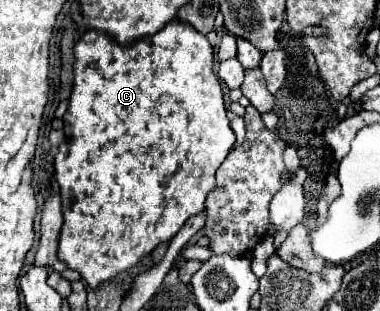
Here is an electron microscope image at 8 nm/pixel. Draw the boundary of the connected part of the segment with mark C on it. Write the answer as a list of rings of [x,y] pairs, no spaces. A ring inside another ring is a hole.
[[[174,18],[172,22],[168,22],[160,32],[156,32],[154,36],[144,36],[140,40],[136,40],[130,46],[122,46],[116,40],[112,40],[106,32],[100,30],[88,30],[74,48],[76,54],[76,62],[74,62],[74,80],[76,86],[72,90],[70,96],[70,104],[68,104],[68,112],[64,114],[66,120],[66,140],[60,144],[54,166],[56,166],[56,180],[60,184],[60,196],[62,196],[62,214],[64,214],[64,226],[60,232],[60,246],[58,246],[58,258],[62,262],[68,264],[68,268],[76,270],[82,274],[82,278],[86,278],[86,282],[96,288],[98,284],[102,284],[104,280],[118,276],[120,272],[130,270],[132,266],[136,266],[140,262],[142,256],[150,254],[160,242],[172,240],[174,234],[182,228],[182,224],[204,210],[204,200],[208,196],[210,190],[216,188],[216,168],[220,166],[220,162],[224,162],[224,158],[228,156],[228,152],[232,150],[236,136],[230,128],[230,120],[226,116],[226,106],[222,100],[222,88],[220,82],[214,74],[214,54],[212,54],[212,46],[208,42],[206,36],[202,36],[200,32],[188,28],[188,22],[180,22],[178,18]]]

